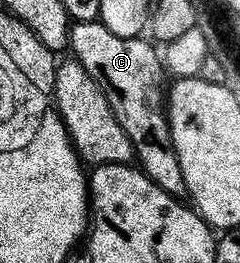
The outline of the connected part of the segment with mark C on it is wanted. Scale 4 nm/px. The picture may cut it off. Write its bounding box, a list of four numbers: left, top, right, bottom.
[68,20,187,198]

